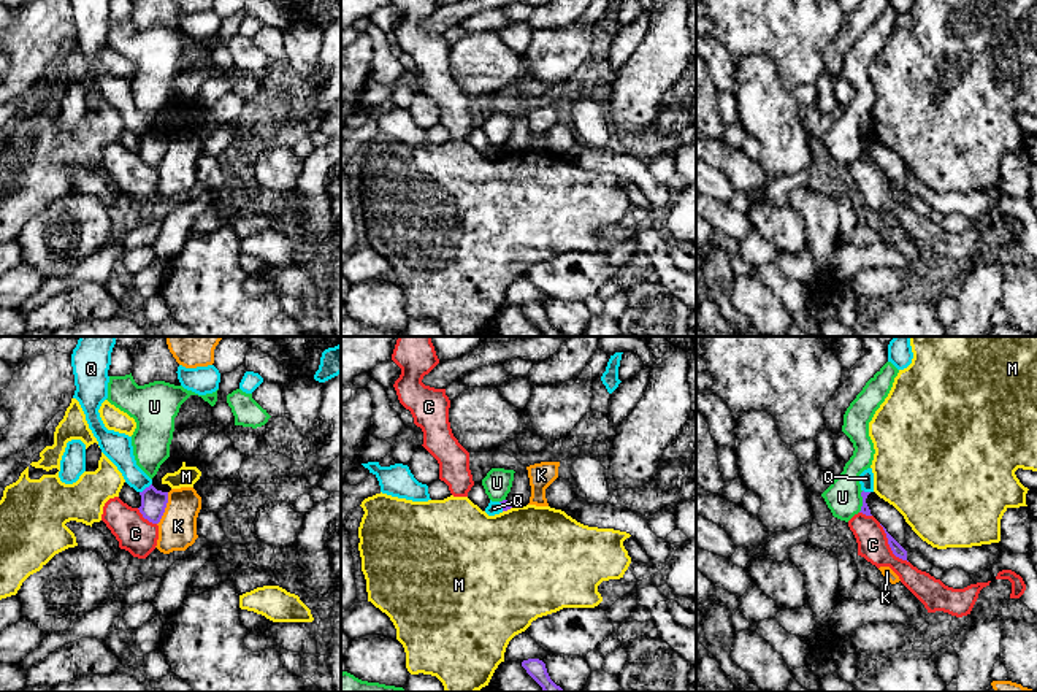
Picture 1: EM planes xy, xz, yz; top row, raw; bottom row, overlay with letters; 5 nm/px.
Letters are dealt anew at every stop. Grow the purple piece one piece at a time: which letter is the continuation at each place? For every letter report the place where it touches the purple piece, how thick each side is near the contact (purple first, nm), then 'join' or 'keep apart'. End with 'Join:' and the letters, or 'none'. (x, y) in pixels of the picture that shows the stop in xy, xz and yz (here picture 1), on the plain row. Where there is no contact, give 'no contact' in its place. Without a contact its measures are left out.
C: contact yz (890, 191); calibres 60 and 160 nm; keep apart
K: contact xy (165, 151); calibres 130 and 190 nm; keep apart
M: contact xz (506, 154); calibres 40 and 500 nm; keep apart
Q: contact xy (146, 132); calibres 130 and 150 nm; keep apart
U: contact yz (863, 146); calibres 50 and 180 nm; keep apart
Join: none

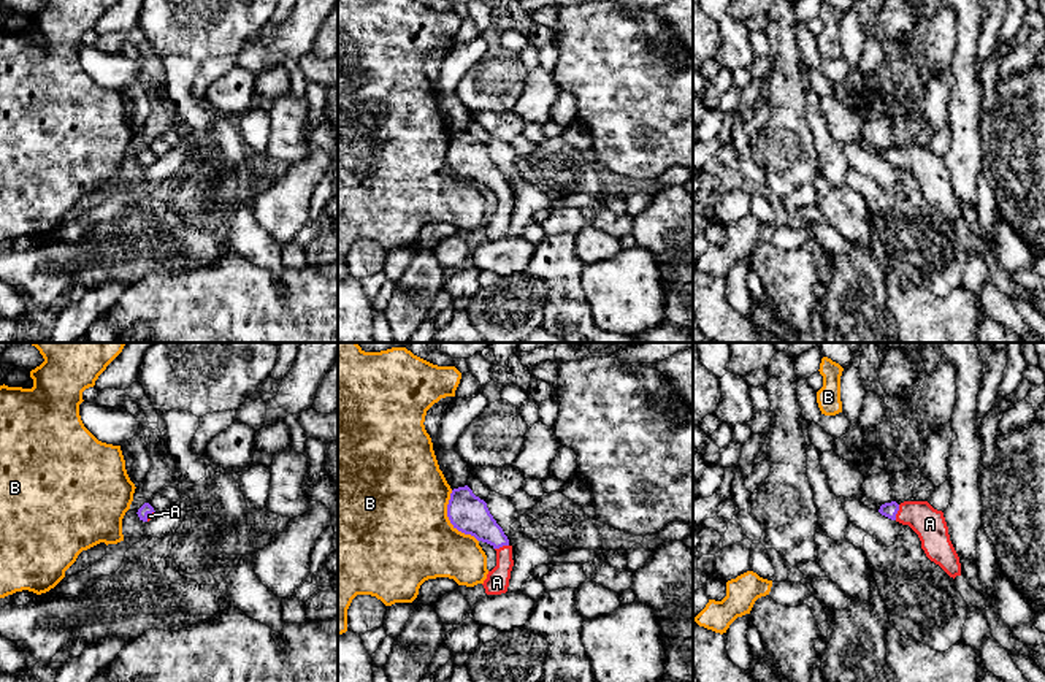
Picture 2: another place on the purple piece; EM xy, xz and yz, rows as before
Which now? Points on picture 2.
A: contact yz (896, 157); calibres 80 and 160 nm; join
B: contact xz (449, 164); calibres 190 and 500 nm; keep apart
Join: A

